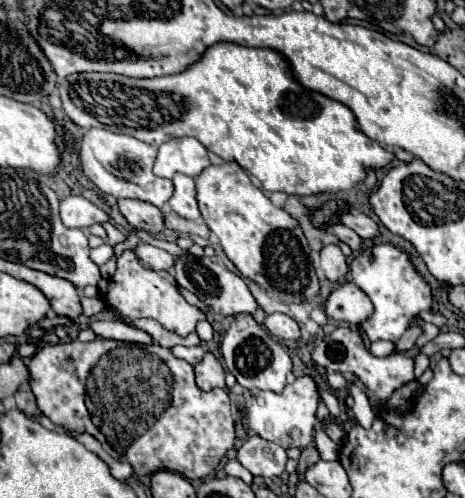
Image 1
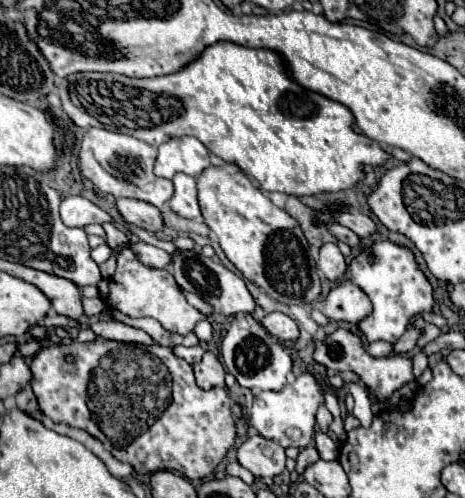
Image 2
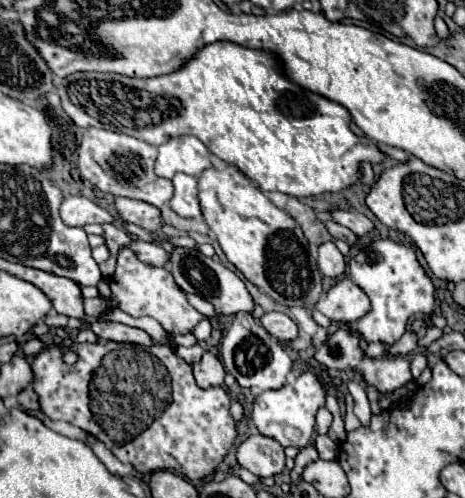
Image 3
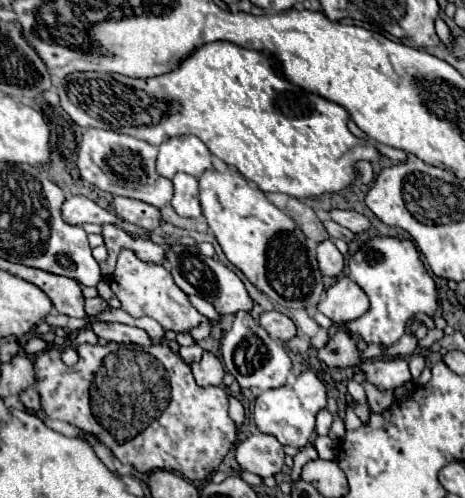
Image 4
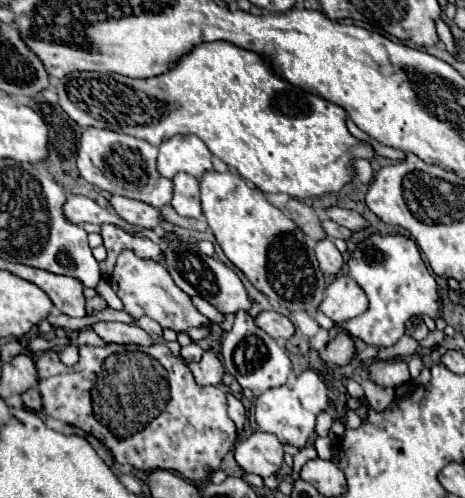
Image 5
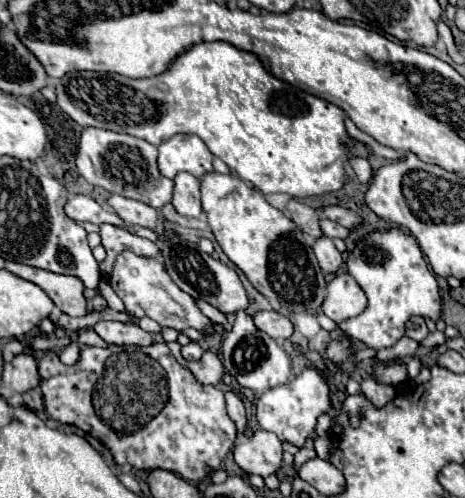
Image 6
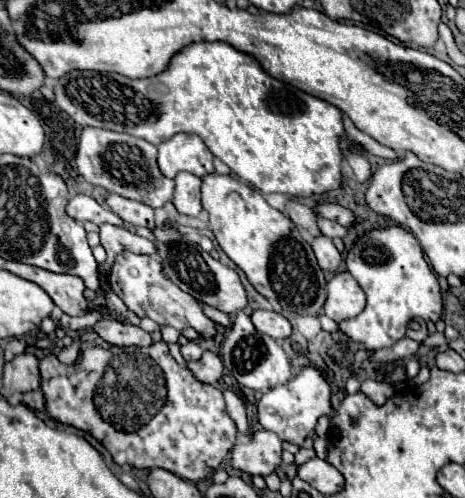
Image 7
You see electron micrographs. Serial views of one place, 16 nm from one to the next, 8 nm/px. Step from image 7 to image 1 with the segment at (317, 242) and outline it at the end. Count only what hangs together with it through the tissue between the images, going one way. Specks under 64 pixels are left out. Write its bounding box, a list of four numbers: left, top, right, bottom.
[320,244,348,284]

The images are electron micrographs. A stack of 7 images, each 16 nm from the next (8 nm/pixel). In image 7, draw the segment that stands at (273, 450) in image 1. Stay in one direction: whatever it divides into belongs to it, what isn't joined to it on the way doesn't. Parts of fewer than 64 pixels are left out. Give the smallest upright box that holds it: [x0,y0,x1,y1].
[232,430,282,476]

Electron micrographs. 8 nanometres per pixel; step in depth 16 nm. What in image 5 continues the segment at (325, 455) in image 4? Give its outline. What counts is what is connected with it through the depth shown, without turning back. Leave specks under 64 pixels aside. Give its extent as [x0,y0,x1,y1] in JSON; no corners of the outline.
[314,436,334,460]

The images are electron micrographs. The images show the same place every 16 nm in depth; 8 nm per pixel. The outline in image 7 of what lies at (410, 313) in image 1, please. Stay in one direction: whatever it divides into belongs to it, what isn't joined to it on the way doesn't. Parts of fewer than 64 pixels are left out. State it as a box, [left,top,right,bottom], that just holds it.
[340,226,442,350]

